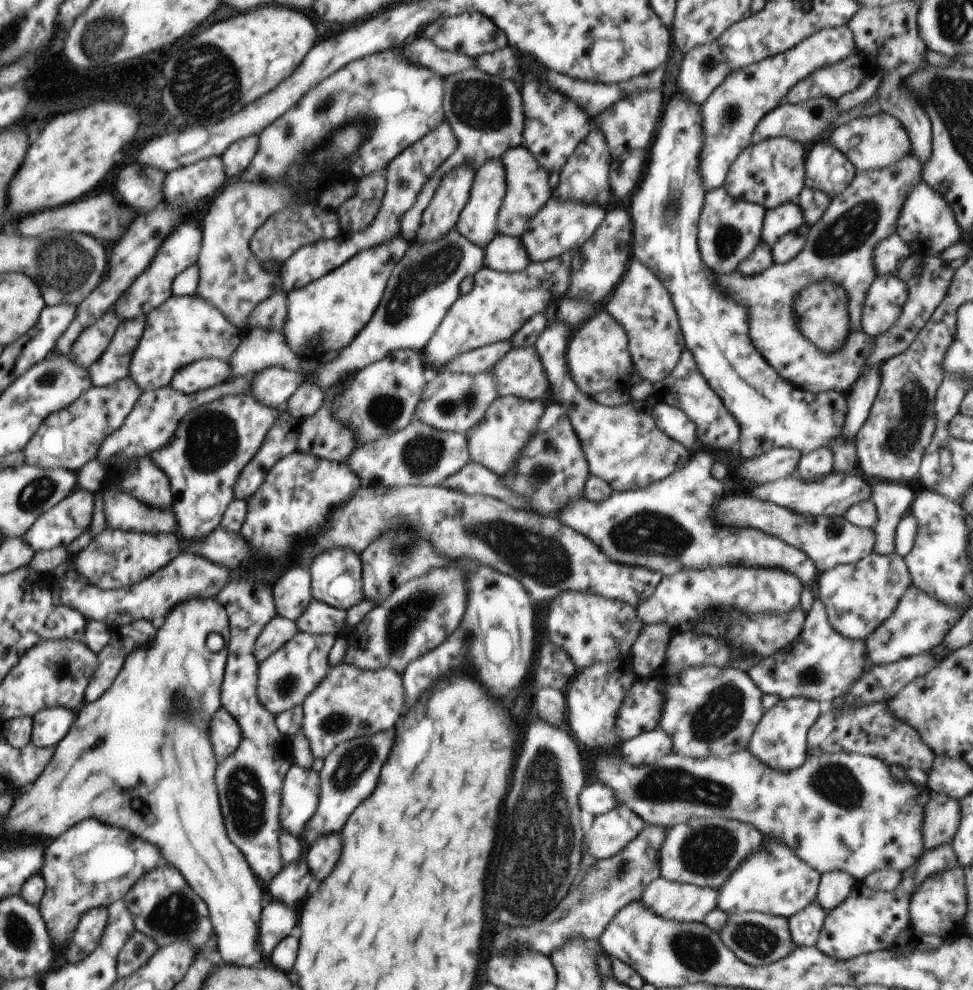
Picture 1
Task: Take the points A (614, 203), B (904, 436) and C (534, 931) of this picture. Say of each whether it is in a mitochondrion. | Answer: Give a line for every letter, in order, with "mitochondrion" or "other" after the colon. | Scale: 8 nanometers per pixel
A: other
B: mitochondrion
C: mitochondrion

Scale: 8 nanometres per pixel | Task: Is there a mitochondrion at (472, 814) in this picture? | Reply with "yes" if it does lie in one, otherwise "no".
no

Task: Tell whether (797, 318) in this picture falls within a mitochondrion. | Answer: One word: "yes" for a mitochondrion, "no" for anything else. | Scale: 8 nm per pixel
no

